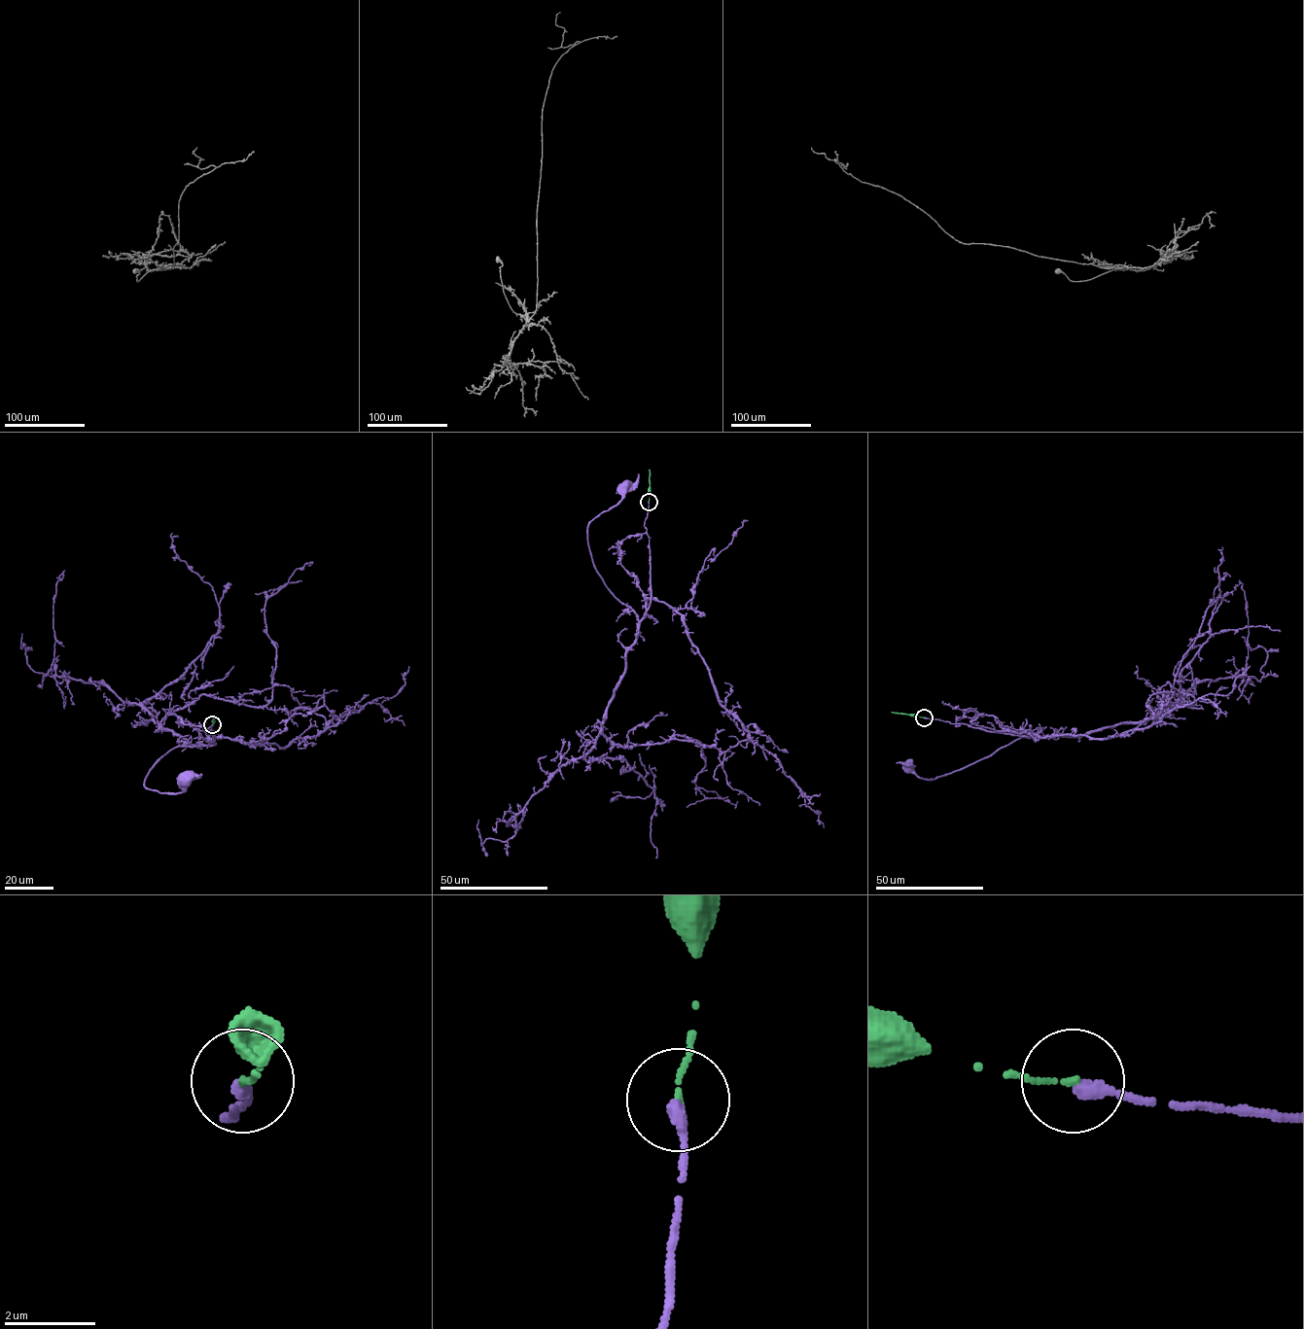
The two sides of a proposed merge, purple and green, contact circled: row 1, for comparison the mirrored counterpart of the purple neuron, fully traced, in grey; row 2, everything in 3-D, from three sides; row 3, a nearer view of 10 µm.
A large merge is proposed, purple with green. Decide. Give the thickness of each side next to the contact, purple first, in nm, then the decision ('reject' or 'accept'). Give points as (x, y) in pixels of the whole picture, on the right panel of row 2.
280/110 nm | accept

